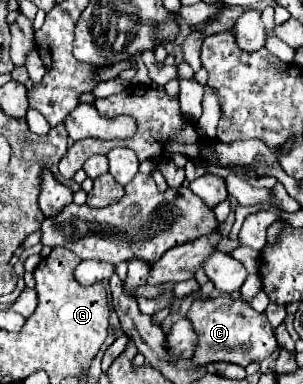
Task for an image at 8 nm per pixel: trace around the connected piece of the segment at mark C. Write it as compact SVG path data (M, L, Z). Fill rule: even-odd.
M216 295L206 299L196 299L188 309L188 321L198 335L198 345L192 355L192 363L202 367L208 363L234 363L240 367L250 365L252 361L260 363L268 355L272 355L278 347L274 331L266 321L264 313L254 311L248 303L236 301L230 295Z

